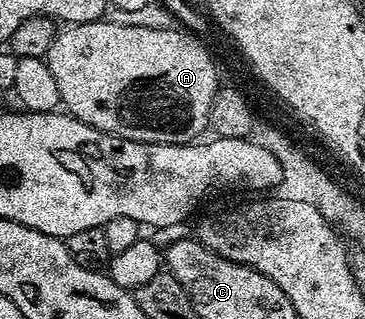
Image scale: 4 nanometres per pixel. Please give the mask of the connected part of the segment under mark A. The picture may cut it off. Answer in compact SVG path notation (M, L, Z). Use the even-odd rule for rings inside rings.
M100 19L89 23L81 23L80 25L68 24L66 27L60 28L56 32L45 60L49 71L53 71L53 80L57 82L57 91L61 91L62 108L70 113L72 117L81 119L81 123L89 123L89 127L97 127L103 133L108 133L121 139L129 139L130 141L144 141L154 145L190 145L198 142L206 134L203 132L208 132L211 123L213 99L221 88L221 73L217 68L217 61L215 65L210 51L199 40L200 38L195 33L184 31L179 27L169 29L129 27L128 25L117 23L113 19Z

